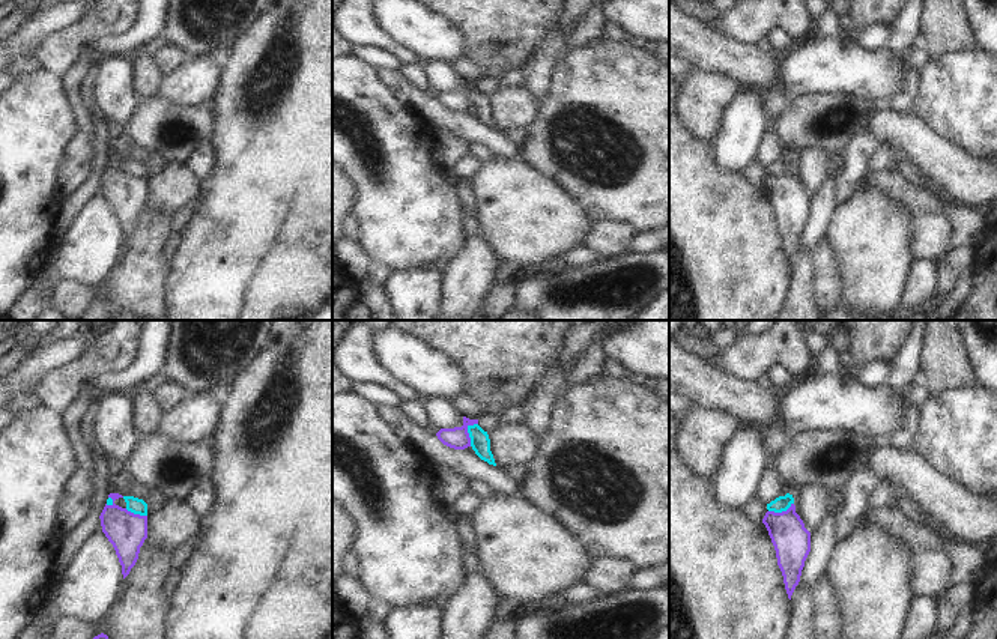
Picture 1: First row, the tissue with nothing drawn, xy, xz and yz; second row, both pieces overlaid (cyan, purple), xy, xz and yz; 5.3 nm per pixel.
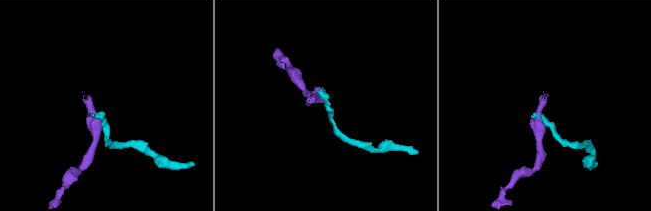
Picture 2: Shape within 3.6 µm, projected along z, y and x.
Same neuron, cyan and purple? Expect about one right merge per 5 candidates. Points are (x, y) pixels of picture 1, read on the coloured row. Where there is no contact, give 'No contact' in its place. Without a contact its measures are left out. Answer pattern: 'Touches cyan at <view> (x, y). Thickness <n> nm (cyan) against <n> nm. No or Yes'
Touches cyan at xz (468, 432). Thickness 110 nm (cyan) against 120 nm. No.

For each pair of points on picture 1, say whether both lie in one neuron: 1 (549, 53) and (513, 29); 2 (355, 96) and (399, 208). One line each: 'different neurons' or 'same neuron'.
1: different neurons
2: same neuron

